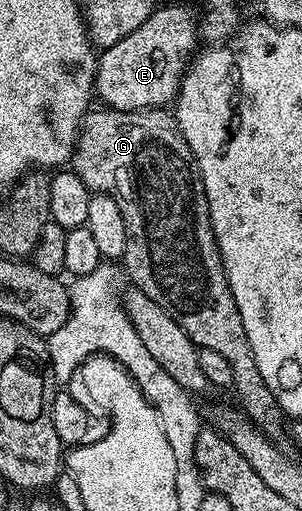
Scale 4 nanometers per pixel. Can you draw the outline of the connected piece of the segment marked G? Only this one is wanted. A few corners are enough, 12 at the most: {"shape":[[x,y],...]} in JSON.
{"shape":[[92,109],[73,169],[123,217],[130,285],[233,368],[275,436],[174,113]]}

